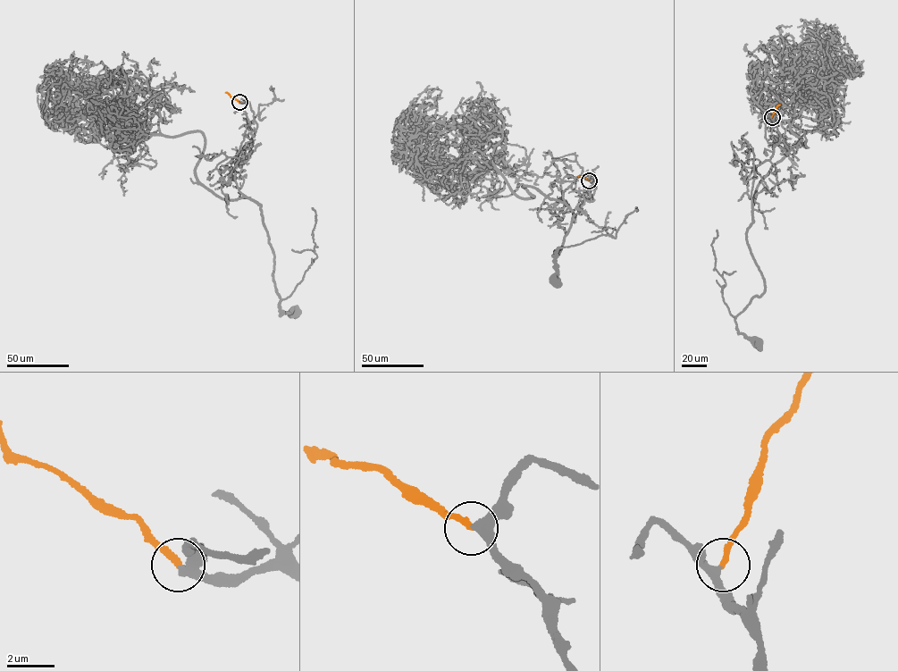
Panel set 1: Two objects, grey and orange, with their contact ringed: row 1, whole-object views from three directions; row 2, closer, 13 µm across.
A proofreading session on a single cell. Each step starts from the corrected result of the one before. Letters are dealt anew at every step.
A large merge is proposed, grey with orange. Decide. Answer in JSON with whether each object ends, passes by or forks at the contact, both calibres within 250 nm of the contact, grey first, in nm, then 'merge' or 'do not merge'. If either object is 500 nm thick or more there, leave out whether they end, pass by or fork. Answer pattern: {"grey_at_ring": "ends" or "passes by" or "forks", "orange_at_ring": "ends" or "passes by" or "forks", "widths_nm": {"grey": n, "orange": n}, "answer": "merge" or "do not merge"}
{"grey_at_ring": "passes by", "orange_at_ring": "ends", "widths_nm": {"grey": 280, "orange": 240}, "answer": "merge"}

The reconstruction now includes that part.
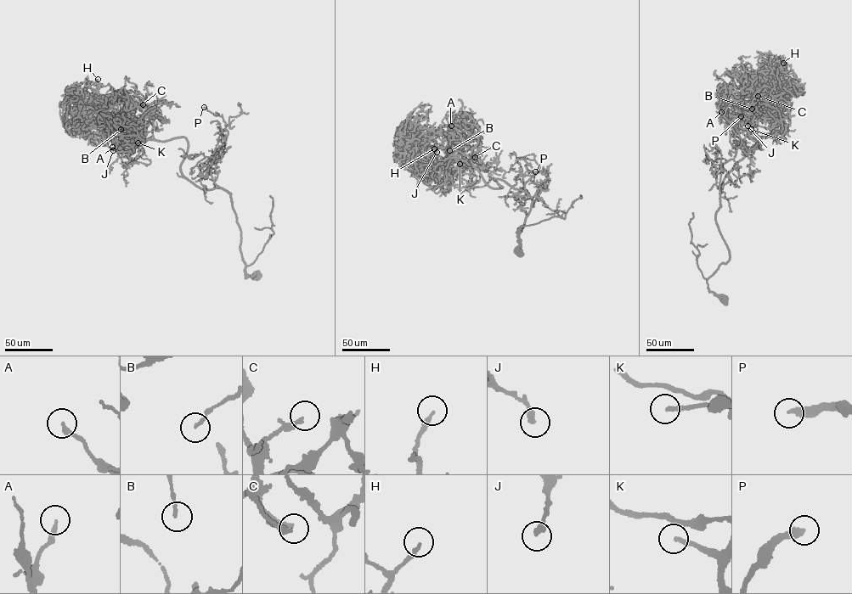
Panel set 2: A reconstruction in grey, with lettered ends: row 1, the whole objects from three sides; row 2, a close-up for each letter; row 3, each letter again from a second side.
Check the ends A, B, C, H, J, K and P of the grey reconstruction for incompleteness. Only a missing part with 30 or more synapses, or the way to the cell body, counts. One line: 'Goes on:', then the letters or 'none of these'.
Goes on: K, P

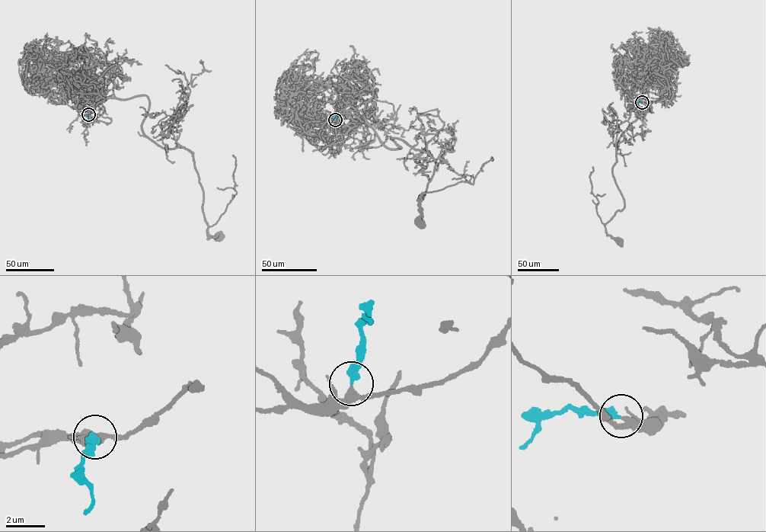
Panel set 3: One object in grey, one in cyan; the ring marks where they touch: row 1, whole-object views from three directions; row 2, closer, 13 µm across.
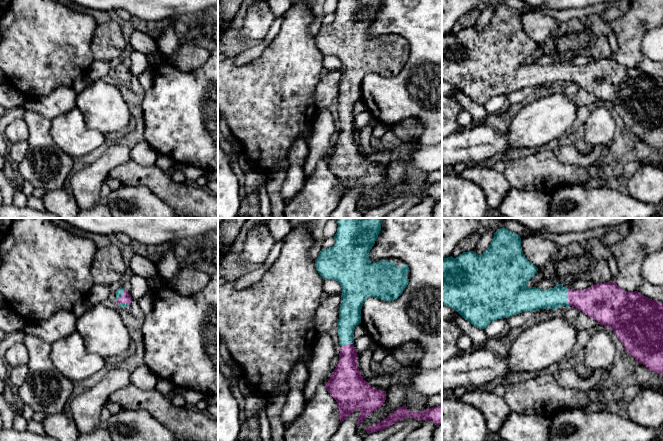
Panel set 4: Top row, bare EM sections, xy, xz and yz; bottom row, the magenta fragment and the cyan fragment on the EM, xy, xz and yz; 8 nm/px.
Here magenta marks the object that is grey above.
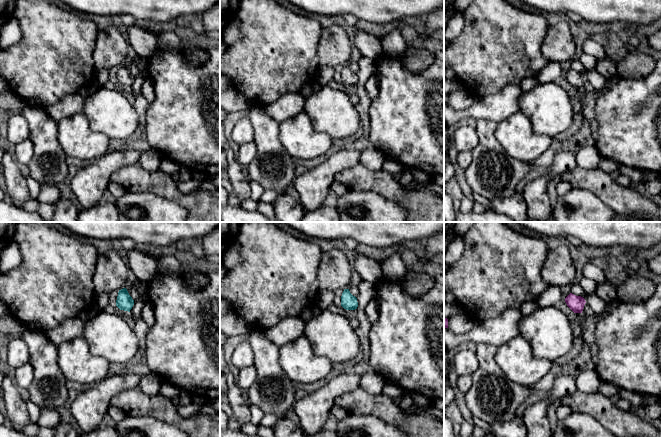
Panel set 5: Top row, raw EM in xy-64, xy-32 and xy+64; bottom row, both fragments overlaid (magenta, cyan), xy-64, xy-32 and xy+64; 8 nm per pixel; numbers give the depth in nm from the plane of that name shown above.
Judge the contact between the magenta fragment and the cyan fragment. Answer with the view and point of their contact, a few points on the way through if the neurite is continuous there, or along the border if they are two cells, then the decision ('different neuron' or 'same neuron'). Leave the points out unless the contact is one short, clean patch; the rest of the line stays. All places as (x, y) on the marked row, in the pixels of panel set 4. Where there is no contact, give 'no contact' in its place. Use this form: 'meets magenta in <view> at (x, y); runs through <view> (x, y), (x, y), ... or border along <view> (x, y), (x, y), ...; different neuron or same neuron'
meets magenta in yz at (568, 297); runs through yz (598, 302), (568, 297), (553, 298); same neuron

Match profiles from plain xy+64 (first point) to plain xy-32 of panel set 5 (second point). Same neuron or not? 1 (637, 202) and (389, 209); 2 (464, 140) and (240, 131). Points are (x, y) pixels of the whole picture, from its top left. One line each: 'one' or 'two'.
1: two
2: one

